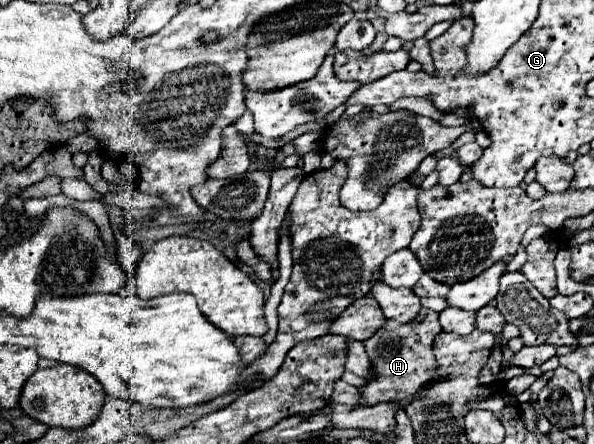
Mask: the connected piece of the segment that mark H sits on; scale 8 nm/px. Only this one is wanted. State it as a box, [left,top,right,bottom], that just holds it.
[360,307,442,405]

